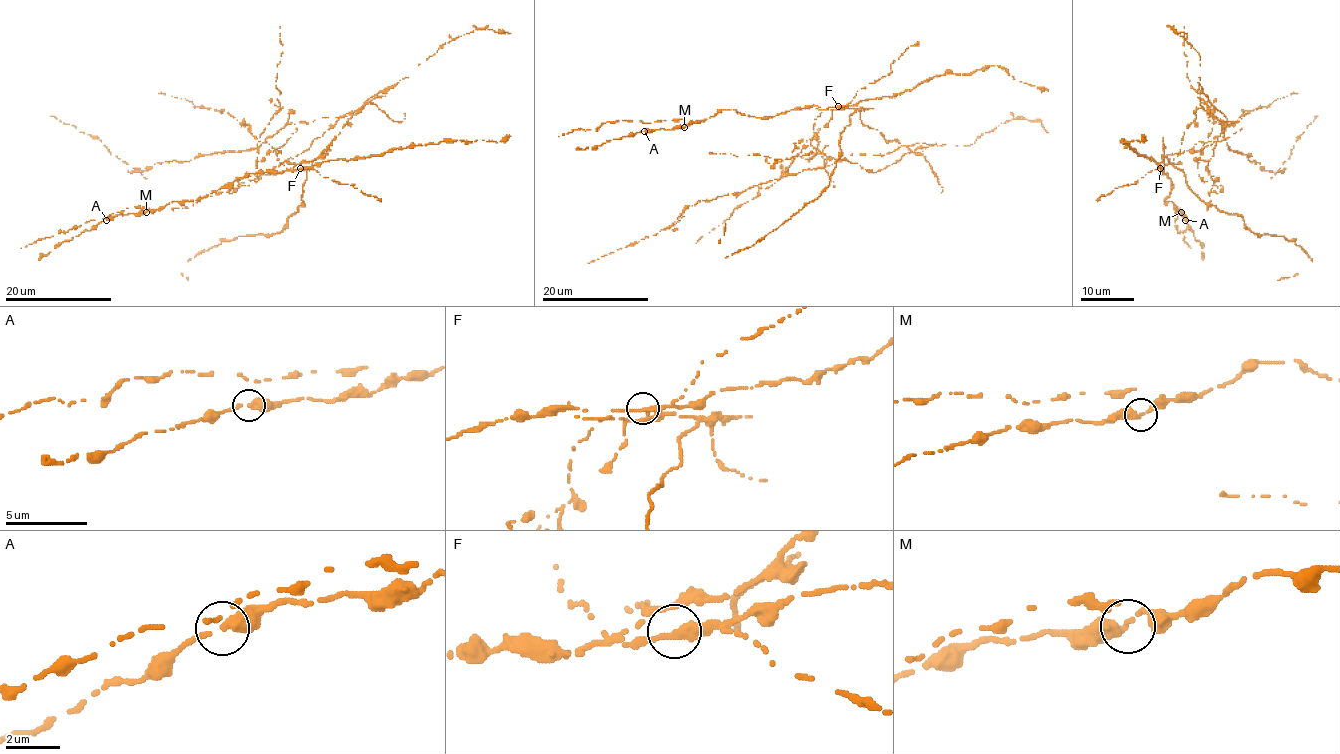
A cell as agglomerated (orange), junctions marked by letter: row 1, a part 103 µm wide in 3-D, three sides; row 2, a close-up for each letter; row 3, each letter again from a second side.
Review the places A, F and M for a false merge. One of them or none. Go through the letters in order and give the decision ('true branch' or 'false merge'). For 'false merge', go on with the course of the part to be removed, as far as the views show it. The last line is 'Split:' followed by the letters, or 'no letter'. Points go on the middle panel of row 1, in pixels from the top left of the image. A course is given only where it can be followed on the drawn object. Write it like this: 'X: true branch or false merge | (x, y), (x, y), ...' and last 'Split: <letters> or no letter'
A: true branch
F: false merge | (837, 106), (817, 116), (815, 135), (797, 154), (827, 158), (823, 167), (700, 200), (665, 230), (588, 263)
M: true branch
Split: F

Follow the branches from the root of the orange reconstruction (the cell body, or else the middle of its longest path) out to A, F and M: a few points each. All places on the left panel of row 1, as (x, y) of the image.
A: (260, 141), (277, 151), (285, 171), (248, 173), (197, 200), (173, 201), (157, 209), (106, 220)
F: (260, 141), (266, 141), (276, 149), (277, 159), (288, 169), (300, 168)
M: (260, 141), (277, 151), (285, 171), (248, 173), (197, 200), (173, 201), (146, 212)

